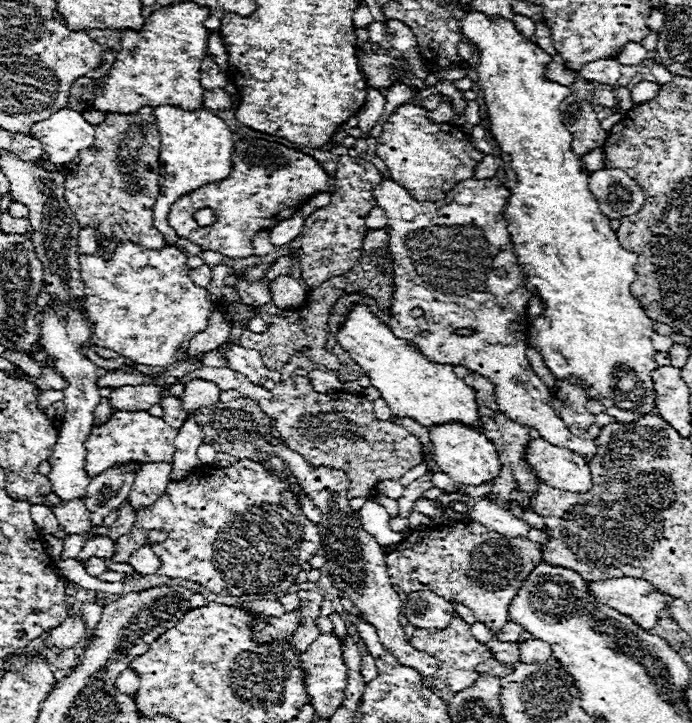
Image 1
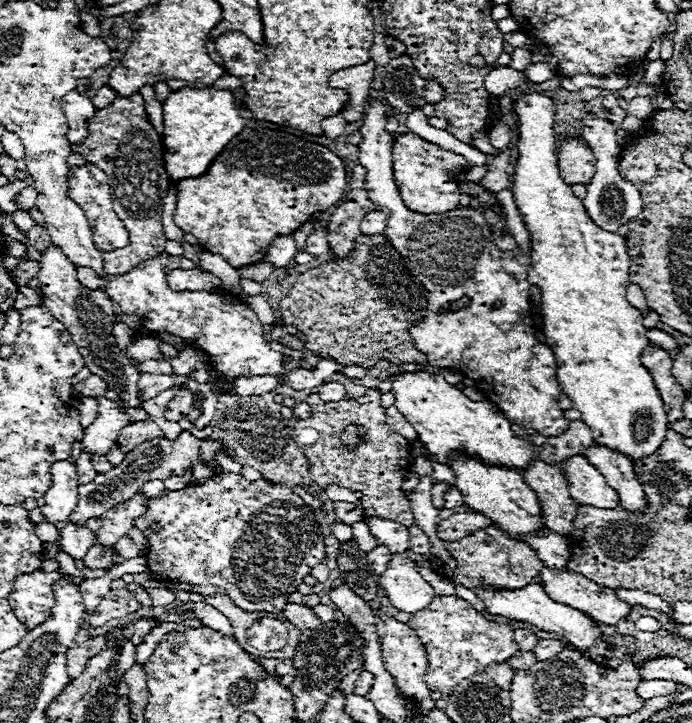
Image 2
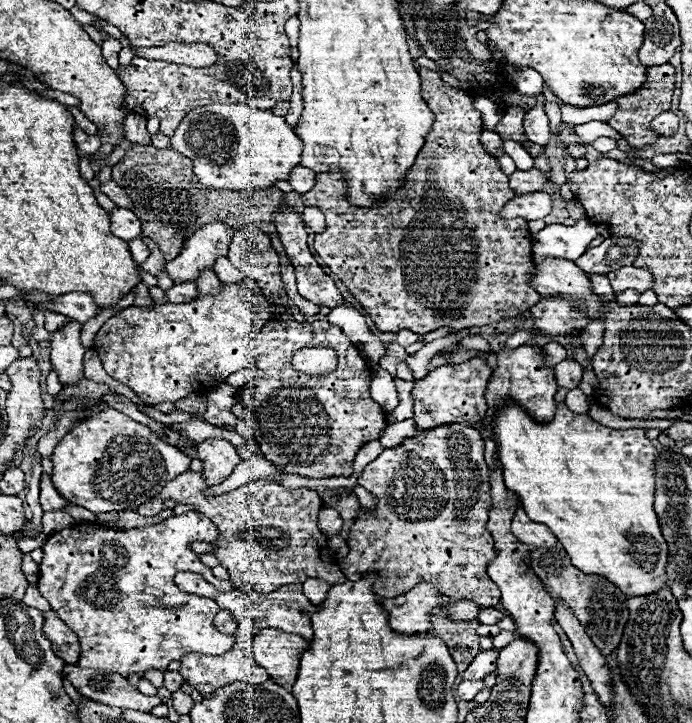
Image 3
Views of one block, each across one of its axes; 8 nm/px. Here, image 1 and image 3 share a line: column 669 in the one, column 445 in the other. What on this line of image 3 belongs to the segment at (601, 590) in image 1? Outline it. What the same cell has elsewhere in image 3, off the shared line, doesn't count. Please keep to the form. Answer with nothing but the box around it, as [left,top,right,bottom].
[380,582,446,634]

